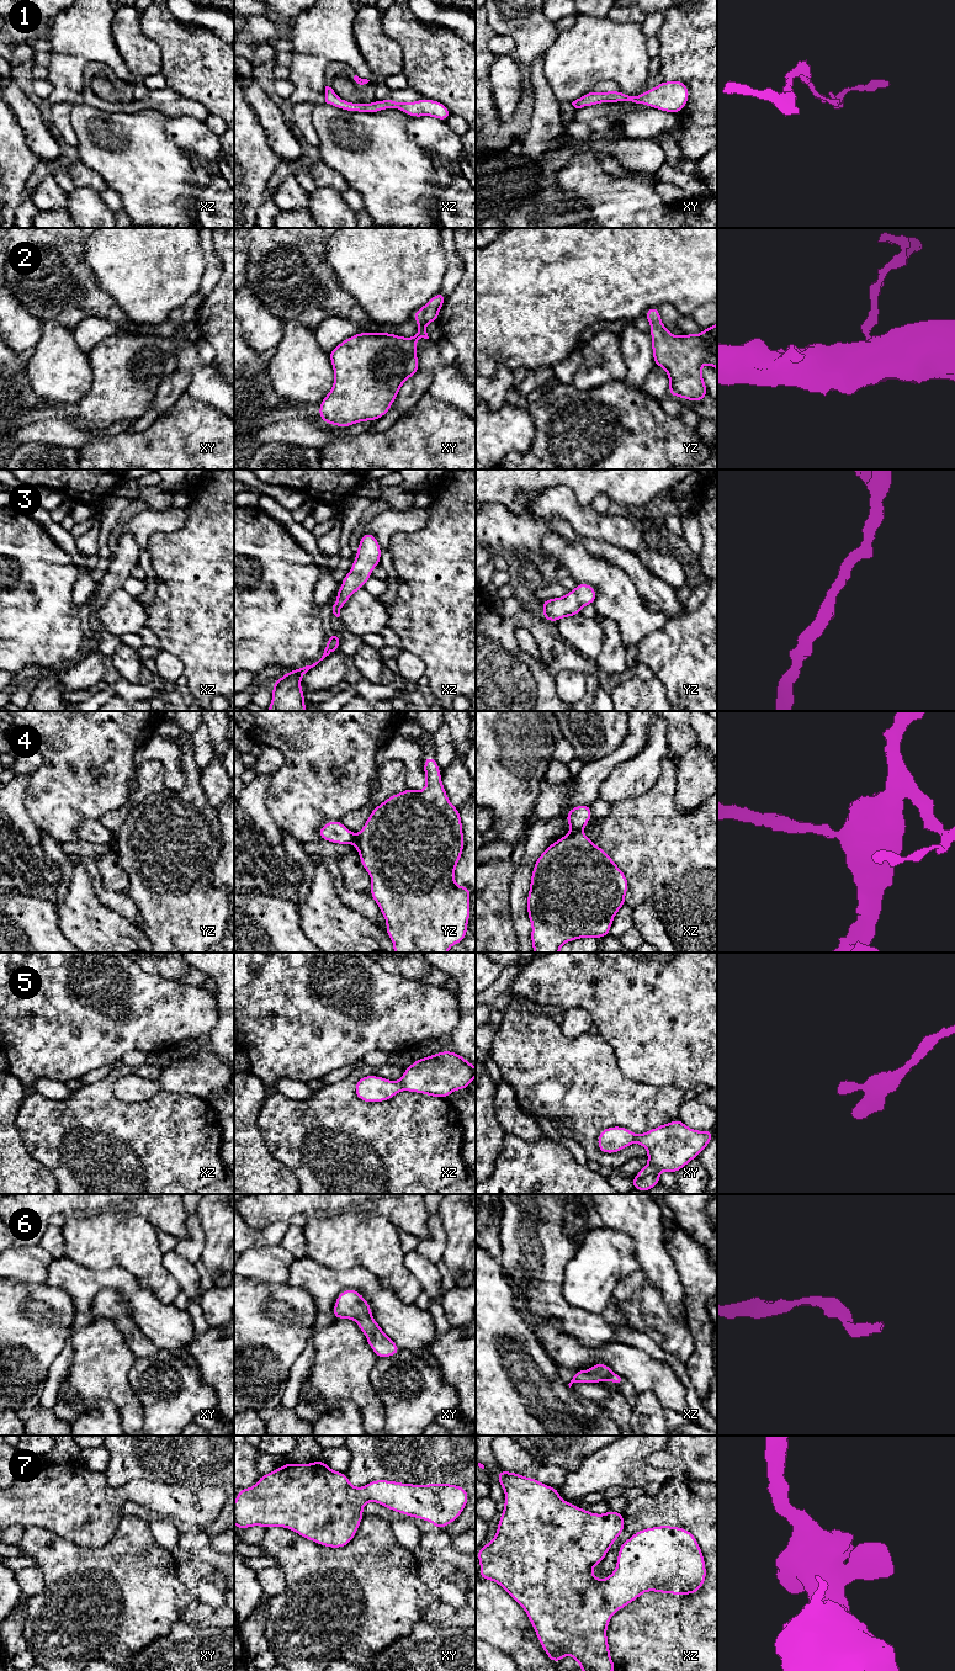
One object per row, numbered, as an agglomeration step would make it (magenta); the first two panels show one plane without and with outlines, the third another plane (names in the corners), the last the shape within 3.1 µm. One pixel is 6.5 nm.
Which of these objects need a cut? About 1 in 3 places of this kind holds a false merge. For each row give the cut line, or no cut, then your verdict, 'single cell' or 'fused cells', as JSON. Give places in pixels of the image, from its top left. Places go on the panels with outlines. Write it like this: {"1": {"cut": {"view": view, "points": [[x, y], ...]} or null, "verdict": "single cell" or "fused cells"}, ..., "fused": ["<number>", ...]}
{"1": {"cut": null, "verdict": "single cell"}, "2": {"cut": null, "verdict": "single cell"}, "3": {"cut": null, "verdict": "single cell"}, "4": {"cut": {"view": "xz", "points": [[581, 829], [571, 832]]}, "verdict": "fused cells"}, "5": {"cut": null, "verdict": "single cell"}, "6": {"cut": null, "verdict": "single cell"}, "7": {"cut": null, "verdict": "single cell"}, "fused": ["4"]}

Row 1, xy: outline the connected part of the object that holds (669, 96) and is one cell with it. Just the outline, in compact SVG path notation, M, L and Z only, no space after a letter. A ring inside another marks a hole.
M680 80L663 81L651 90L637 96L628 96L622 91L589 91L572 102L575 108L594 106L601 102L632 101L644 104L664 112L680 112L689 100L689 87Z

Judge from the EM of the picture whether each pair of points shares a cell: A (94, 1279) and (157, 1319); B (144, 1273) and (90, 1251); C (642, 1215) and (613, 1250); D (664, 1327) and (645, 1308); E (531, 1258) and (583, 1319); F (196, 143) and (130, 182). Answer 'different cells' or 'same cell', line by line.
A: same cell
B: same cell
C: different cells
D: same cell
E: same cell
F: different cells

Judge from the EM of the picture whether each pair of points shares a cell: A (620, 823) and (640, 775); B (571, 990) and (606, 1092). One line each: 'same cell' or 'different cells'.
A: different cells
B: different cells

